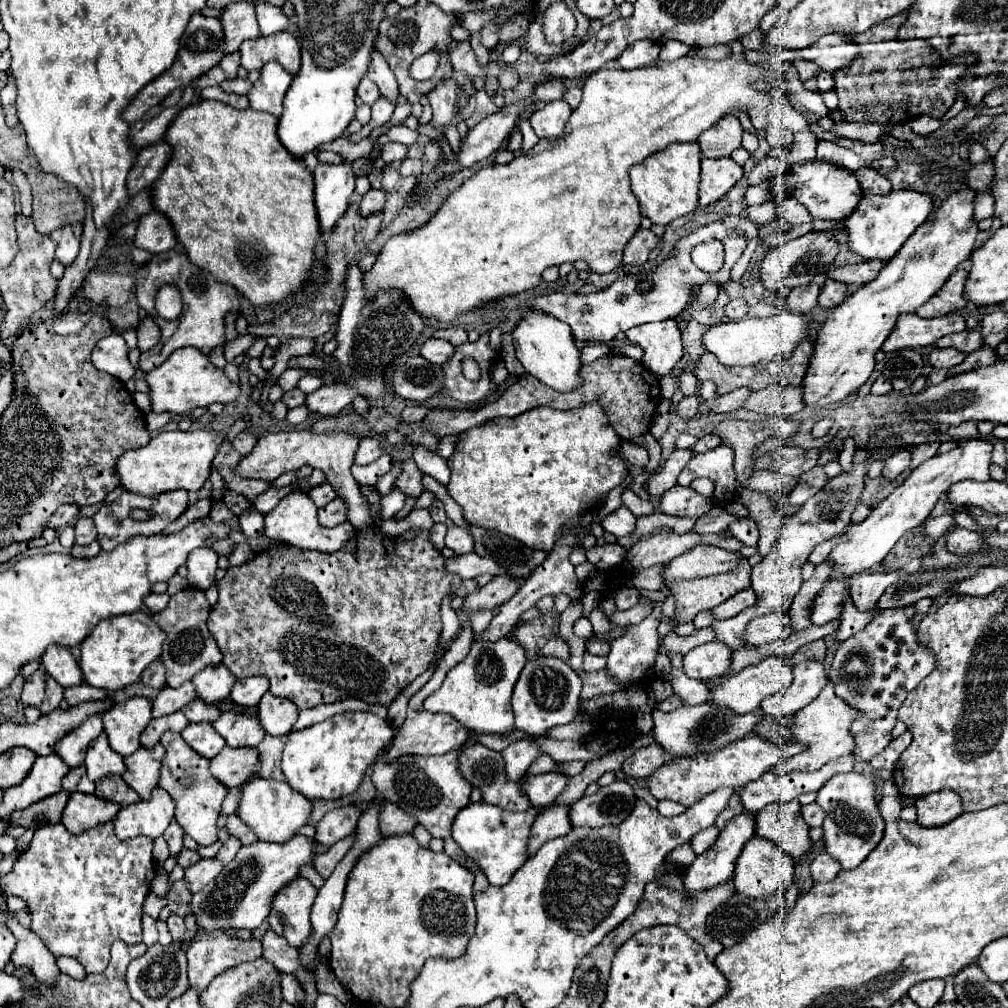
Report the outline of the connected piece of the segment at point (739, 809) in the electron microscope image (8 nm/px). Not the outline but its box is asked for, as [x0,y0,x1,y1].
[716,793,744,829]

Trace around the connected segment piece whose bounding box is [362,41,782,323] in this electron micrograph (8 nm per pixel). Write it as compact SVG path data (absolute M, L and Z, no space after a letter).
M740 41L732 43L732 55L724 61L680 57L672 63L660 61L656 67L632 71L602 67L590 73L584 83L584 97L568 119L562 137L540 139L534 149L506 165L482 167L448 195L428 223L386 241L376 263L362 273L366 299L374 301L378 291L400 291L418 315L452 323L462 313L536 287L542 281L542 271L552 265L584 259L596 273L614 271L642 219L630 189L628 169L666 149L670 143L694 143L720 117L736 109L748 111L752 125L764 131L770 123L770 97L752 89L752 83L758 79L782 85L772 67L752 65L744 59Z

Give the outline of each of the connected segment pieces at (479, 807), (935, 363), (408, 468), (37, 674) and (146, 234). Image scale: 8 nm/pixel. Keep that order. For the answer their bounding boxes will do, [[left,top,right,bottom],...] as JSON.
[[452,801,536,887],[928,347,966,369],[394,459,424,497],[22,669,44,707],[134,211,176,253]]

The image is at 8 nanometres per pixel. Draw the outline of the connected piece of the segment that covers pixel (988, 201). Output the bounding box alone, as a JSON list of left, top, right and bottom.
[974,193,994,219]

